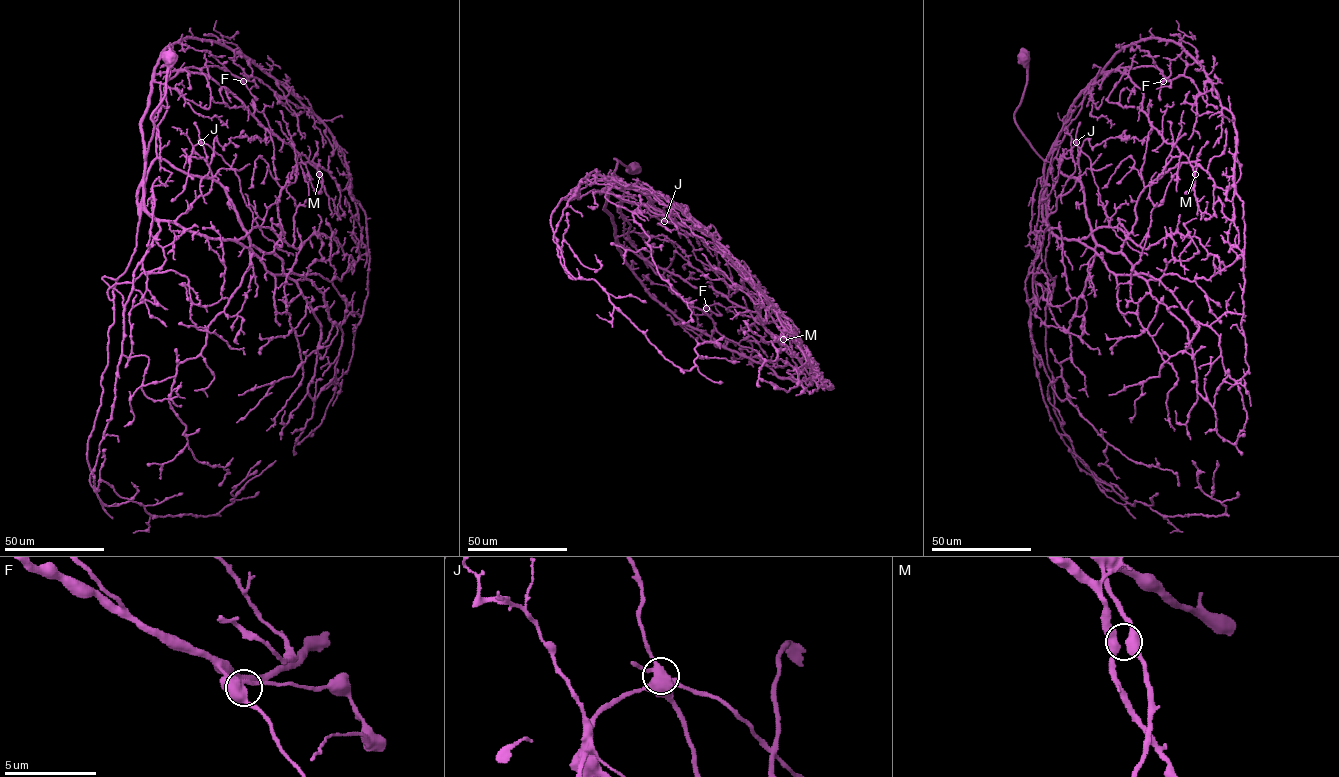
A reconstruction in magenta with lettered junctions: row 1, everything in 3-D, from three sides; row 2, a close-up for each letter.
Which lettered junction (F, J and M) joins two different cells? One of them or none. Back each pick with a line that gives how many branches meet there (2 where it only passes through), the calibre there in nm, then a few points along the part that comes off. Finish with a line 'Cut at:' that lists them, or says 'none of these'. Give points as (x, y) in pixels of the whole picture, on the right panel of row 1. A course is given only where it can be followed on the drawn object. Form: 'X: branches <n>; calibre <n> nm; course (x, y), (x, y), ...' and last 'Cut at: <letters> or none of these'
J: branches 5; calibre 500 nm; course (1076, 142), (1089, 159), (1111, 227), (1132, 249), (1147, 255)
Cut at: J

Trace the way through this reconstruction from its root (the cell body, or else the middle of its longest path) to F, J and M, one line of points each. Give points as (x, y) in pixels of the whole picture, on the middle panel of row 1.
F: (632, 167), (630, 171), (614, 159), (605, 209), (615, 239), (646, 261), (687, 303), (706, 308)
J: (632, 167), (630, 171), (614, 159), (608, 190), (673, 219), (657, 216), (665, 221)
M: (632, 167), (630, 171), (614, 159), (605, 209), (615, 239), (694, 286), (722, 293), (783, 339)

